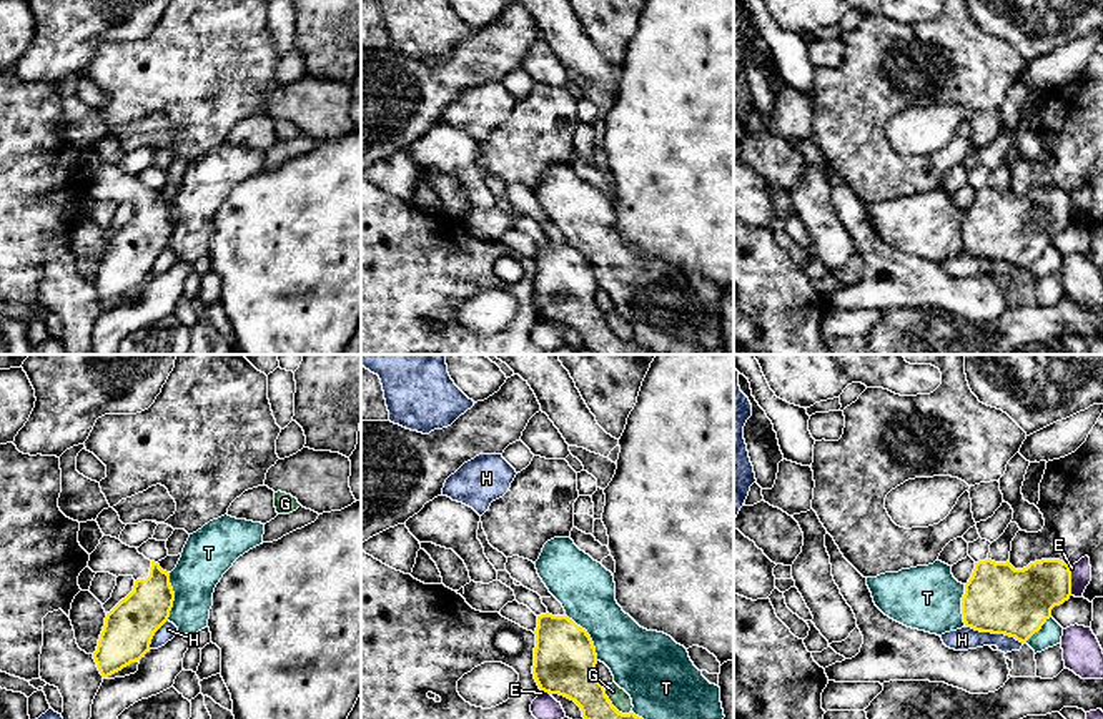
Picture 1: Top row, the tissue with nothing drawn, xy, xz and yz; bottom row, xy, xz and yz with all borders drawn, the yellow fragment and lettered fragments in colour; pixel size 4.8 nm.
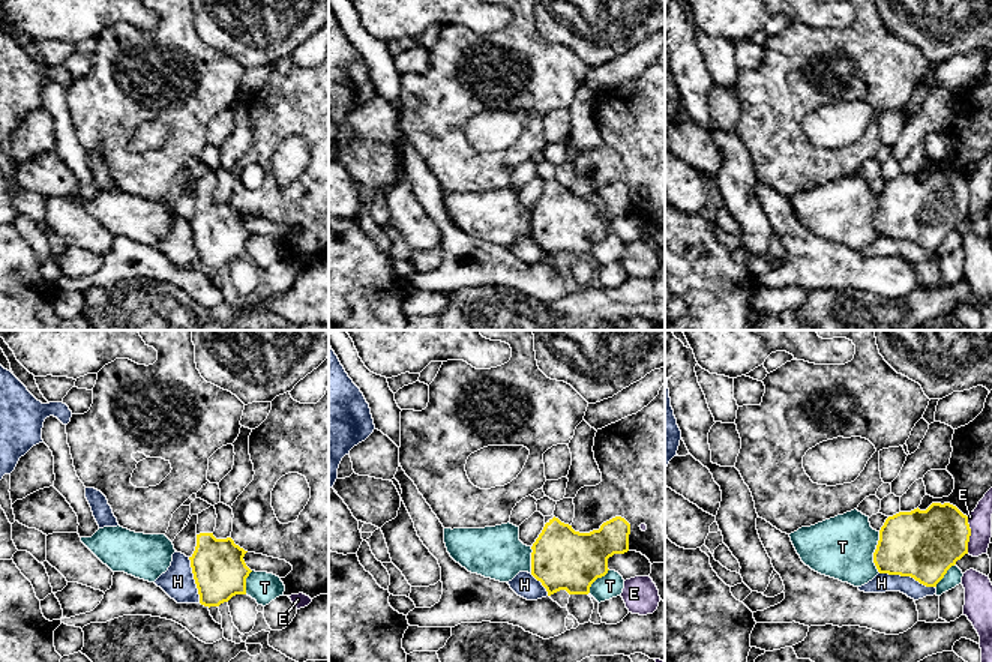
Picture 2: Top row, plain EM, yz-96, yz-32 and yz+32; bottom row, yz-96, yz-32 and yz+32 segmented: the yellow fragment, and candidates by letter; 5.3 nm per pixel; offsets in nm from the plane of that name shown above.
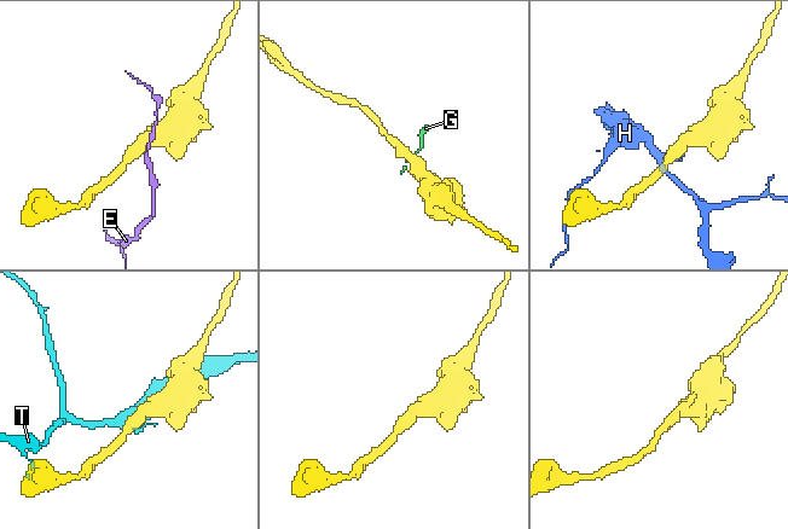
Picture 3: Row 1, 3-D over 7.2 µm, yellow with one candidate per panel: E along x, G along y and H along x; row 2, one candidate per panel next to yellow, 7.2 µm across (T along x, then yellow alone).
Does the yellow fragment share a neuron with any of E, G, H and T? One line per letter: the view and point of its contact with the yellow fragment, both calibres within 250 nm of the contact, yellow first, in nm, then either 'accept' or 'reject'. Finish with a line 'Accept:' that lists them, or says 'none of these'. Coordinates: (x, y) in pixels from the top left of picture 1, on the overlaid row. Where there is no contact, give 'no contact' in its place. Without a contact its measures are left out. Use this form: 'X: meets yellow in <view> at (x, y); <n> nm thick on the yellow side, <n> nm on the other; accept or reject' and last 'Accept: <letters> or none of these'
E: meets yellow in yz at (1070, 581); 300 nm thick on the yellow side, 100 nm on the other; reject
G: meets yellow in xz at (613, 706); 220 nm thick on the yellow side, 90 nm on the other; reject
H: meets yellow in yz at (995, 633); 340 nm thick on the yellow side, 110 nm on the other; reject
T: meets yellow in xz at (589, 636); 300 nm thick on the yellow side, 280 nm on the other; reject
Accept: none of these

